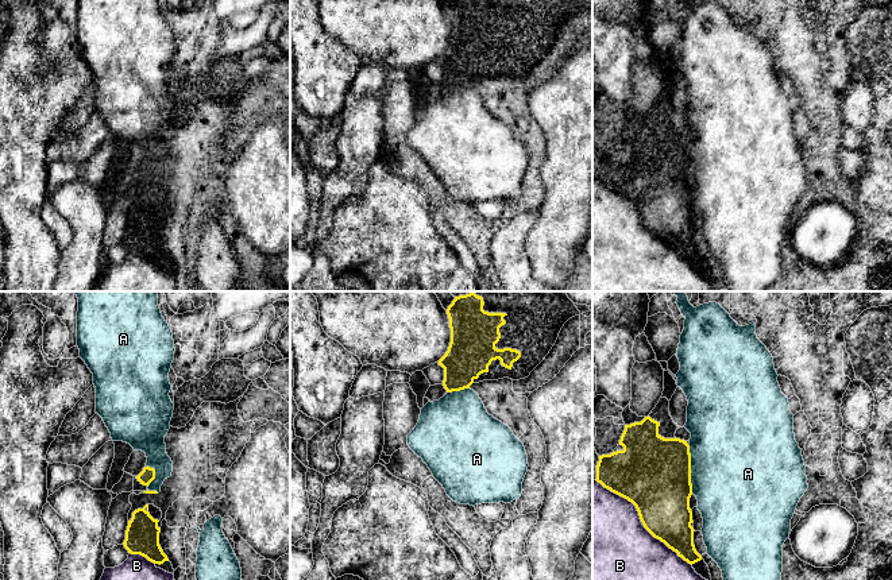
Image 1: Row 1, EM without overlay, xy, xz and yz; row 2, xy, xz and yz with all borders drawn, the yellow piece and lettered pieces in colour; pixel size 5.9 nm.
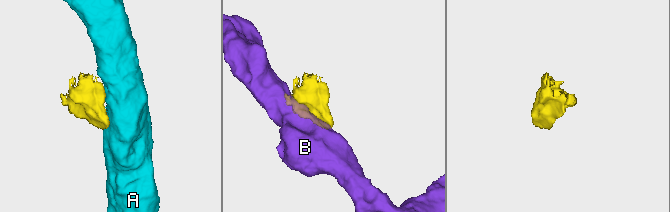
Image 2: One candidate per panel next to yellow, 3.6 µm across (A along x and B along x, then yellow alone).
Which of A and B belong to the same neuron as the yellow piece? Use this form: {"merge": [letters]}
{"merge": []}

